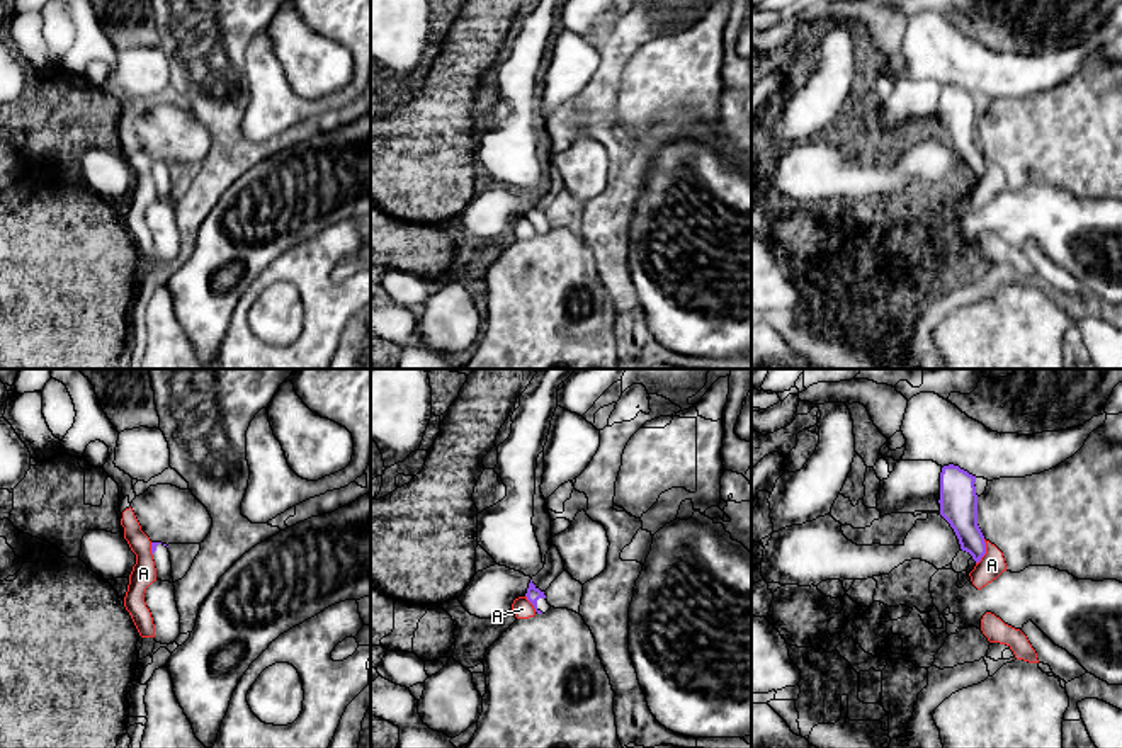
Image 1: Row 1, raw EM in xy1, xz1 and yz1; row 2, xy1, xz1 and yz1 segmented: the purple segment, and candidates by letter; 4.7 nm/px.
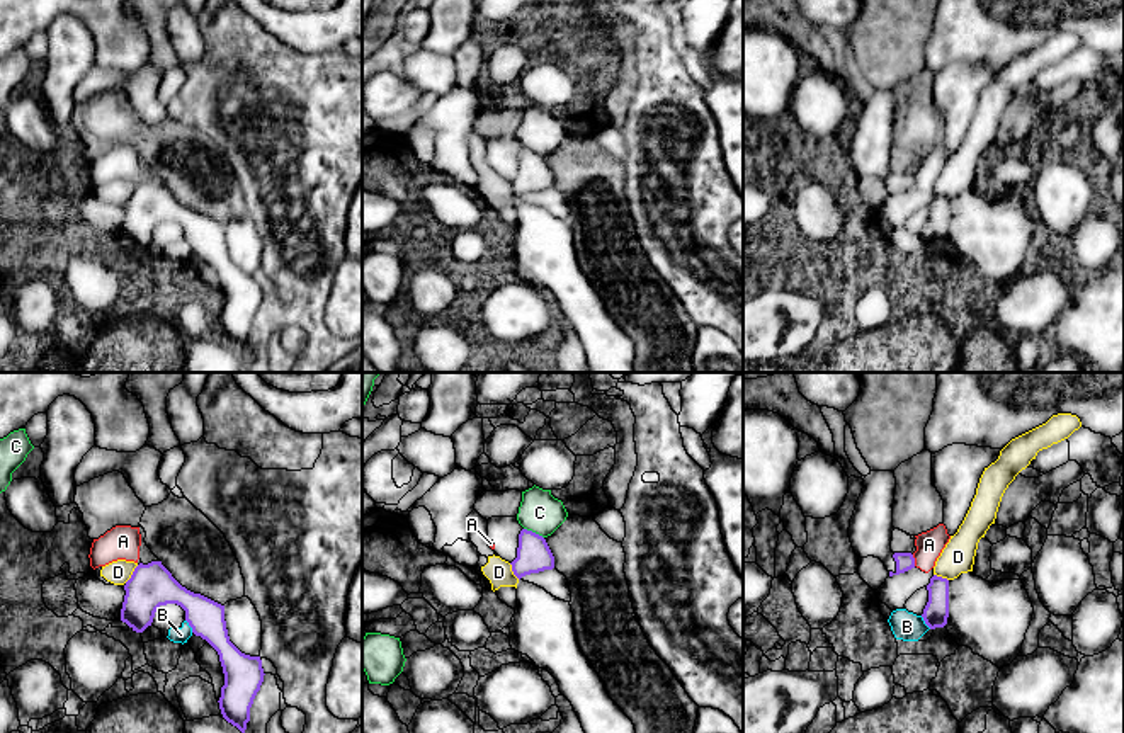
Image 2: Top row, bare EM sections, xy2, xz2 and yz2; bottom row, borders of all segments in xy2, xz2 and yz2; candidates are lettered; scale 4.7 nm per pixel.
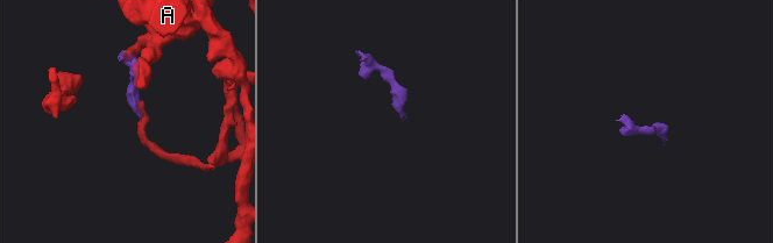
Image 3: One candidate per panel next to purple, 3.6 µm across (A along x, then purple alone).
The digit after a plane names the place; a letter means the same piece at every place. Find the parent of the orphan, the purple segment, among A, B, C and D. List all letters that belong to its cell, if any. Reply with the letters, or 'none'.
none

